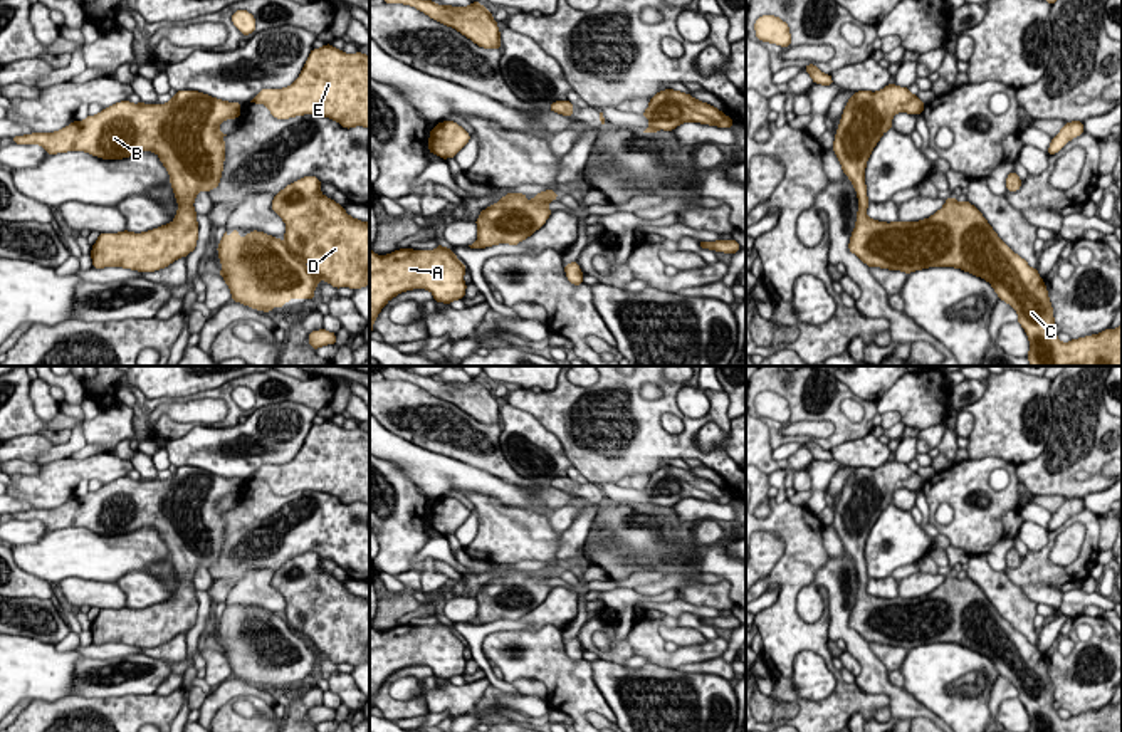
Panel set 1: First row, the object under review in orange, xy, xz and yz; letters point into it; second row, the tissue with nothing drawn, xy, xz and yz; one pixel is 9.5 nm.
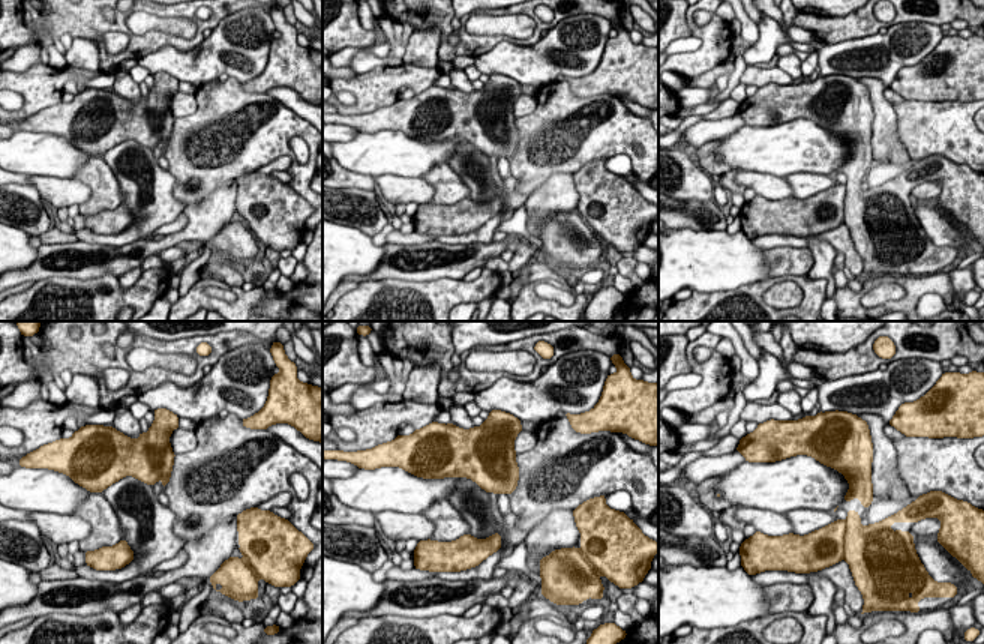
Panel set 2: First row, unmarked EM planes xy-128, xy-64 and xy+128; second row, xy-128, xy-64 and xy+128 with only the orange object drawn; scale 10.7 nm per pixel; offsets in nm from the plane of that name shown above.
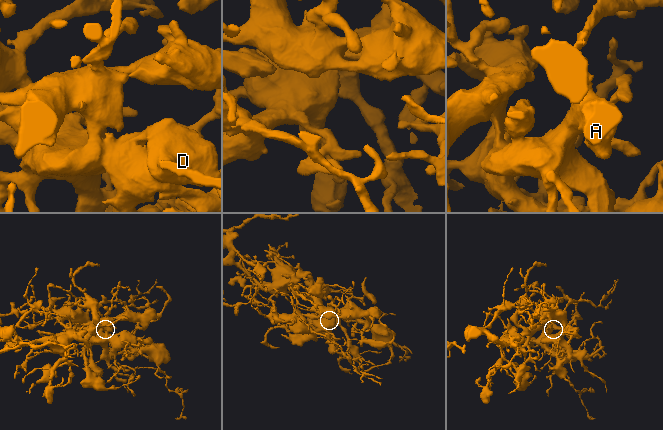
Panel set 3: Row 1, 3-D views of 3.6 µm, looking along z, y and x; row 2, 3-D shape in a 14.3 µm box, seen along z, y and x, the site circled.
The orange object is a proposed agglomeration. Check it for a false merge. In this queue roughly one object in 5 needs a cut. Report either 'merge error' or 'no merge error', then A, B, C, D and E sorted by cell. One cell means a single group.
no merge error; A B C D E

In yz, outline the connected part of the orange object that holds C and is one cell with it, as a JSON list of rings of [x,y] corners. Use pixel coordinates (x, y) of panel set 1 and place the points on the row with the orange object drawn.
[[[895,84],[882,91],[857,91],[848,99],[840,126],[835,134],[833,151],[850,178],[858,196],[858,213],[848,248],[868,267],[902,270],[905,274],[927,267],[956,267],[988,280],[998,297],[1018,312],[1018,322],[1030,339],[1030,366],[1122,366],[1122,324],[1117,329],[1105,329],[1100,334],[1062,342],[1053,332],[1053,307],[1048,290],[1036,269],[1016,255],[991,228],[983,213],[967,200],[959,203],[954,196],[932,217],[920,222],[877,222],[867,217],[865,166],[870,153],[885,131],[892,128],[897,112],[920,114],[924,102],[907,87]]]

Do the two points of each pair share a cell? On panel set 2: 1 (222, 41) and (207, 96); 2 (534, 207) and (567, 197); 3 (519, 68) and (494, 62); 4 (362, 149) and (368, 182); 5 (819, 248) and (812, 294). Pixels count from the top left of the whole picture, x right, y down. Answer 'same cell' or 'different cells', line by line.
1: different cells
2: same cell
3: same cell
4: different cells
5: different cells

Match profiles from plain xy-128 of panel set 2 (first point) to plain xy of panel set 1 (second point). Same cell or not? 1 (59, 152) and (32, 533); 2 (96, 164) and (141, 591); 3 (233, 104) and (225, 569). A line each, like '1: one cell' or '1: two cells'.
1: two cells
2: one cell
3: one cell

